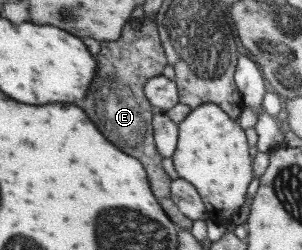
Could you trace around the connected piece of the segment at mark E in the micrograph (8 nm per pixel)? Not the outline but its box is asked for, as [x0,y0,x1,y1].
[78,16,171,200]

